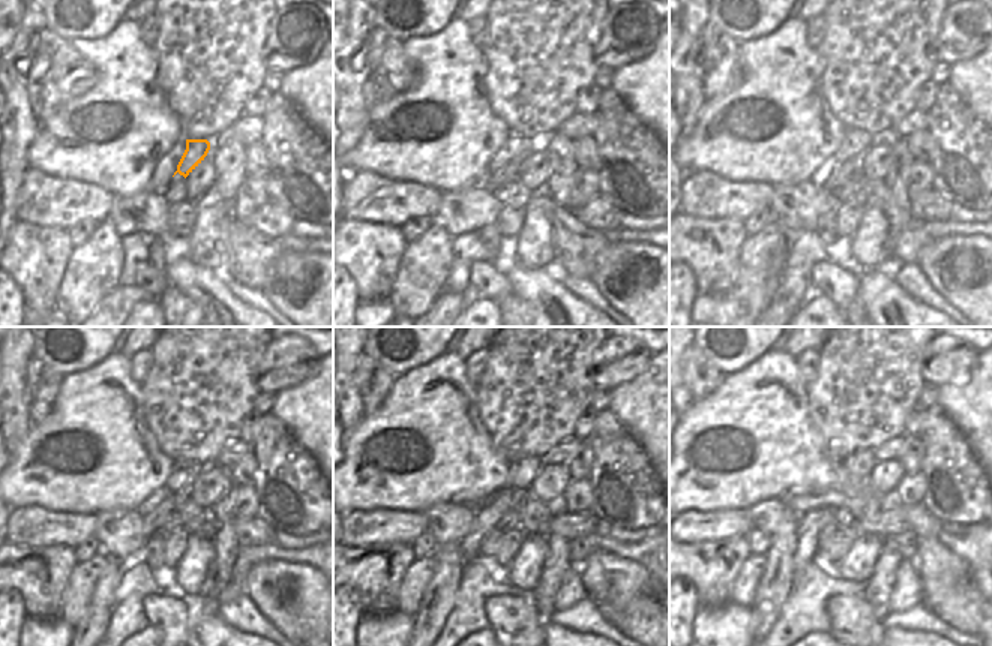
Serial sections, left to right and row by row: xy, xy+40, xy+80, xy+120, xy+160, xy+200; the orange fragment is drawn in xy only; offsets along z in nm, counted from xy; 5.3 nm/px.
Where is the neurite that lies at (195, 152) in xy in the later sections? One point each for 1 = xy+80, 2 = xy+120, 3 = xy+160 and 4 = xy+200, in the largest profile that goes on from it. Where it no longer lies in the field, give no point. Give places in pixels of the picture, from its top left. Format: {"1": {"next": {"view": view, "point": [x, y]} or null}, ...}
{"1": {"next": {"view": "xy+80", "point": [842, 171]}}, "2": {"next": {"view": "xy+120", "point": [153, 520]}}, "3": {"next": {"view": "xy+160", "point": [488, 516]}}, "4": {"next": {"view": "xy+200", "point": [811, 523]}}}

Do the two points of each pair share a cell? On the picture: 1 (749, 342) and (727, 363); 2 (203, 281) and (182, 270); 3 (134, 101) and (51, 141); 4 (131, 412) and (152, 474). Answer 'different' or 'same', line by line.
1: same
2: same
3: same
4: same

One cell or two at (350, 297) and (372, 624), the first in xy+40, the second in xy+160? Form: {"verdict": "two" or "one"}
{"verdict": "two"}

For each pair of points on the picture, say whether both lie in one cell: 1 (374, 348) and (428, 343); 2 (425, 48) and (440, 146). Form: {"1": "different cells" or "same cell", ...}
{"1": "same cell", "2": "same cell"}

